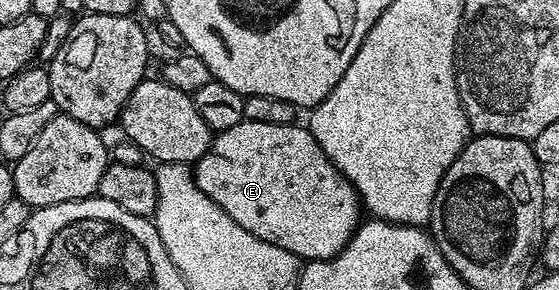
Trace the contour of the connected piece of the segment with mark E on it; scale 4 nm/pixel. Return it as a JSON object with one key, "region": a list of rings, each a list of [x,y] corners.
{"region":[[[243,121],[235,124],[235,128],[220,131],[209,145],[209,151],[195,163],[193,178],[197,181],[197,187],[207,196],[211,196],[211,200],[215,200],[215,204],[219,204],[219,208],[223,208],[223,212],[227,212],[227,216],[231,216],[231,220],[235,220],[235,224],[239,224],[239,228],[247,228],[247,232],[251,232],[251,236],[259,236],[259,240],[267,240],[267,244],[275,244],[279,248],[291,252],[299,260],[334,258],[349,243],[363,218],[363,207],[357,196],[357,189],[337,171],[335,164],[331,164],[331,160],[323,152],[323,148],[319,148],[313,133],[300,124],[284,126],[283,124],[259,124]]]}

